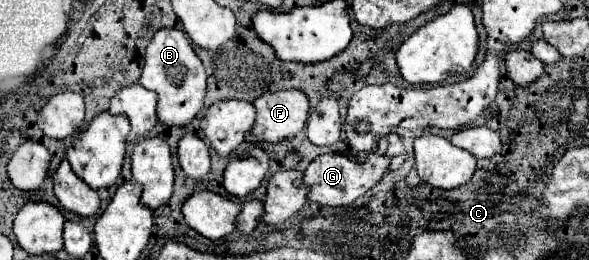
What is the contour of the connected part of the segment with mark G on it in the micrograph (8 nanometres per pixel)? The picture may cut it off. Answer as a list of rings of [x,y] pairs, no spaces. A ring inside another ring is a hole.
[[[334,152],[322,154],[314,158],[304,172],[304,184],[310,188],[308,200],[314,200],[322,206],[348,206],[356,198],[360,198],[366,190],[370,190],[374,184],[378,184],[388,166],[390,166],[390,160],[374,152],[362,160],[352,160],[344,154],[334,154]]]

